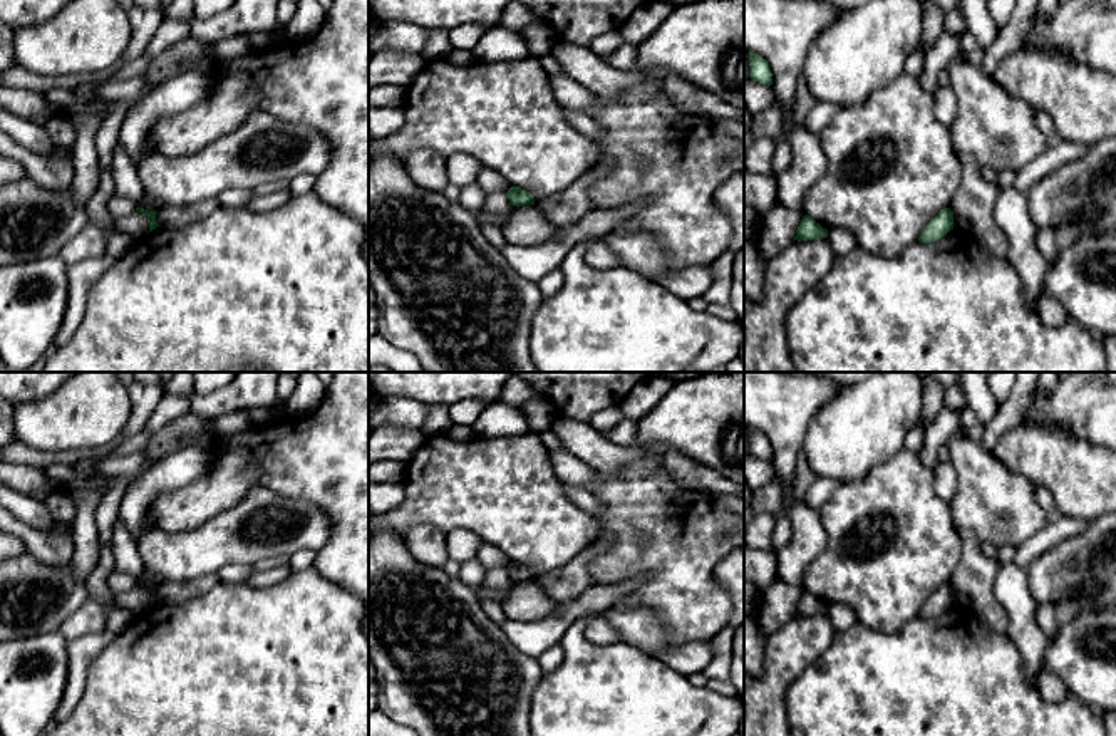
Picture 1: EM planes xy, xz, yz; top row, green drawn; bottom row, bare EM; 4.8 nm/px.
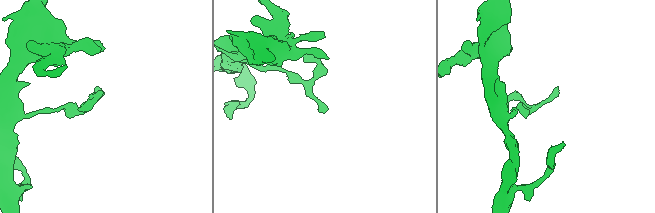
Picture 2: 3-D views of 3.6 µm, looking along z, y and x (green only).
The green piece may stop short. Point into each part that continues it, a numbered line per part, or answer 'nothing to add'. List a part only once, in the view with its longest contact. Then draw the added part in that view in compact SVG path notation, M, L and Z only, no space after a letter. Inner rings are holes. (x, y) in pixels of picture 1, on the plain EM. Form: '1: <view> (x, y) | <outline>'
nothing to add

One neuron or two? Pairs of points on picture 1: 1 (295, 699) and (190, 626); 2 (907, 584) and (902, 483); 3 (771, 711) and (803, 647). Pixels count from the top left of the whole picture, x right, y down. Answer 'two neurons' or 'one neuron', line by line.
1: one neuron
2: one neuron
3: one neuron

